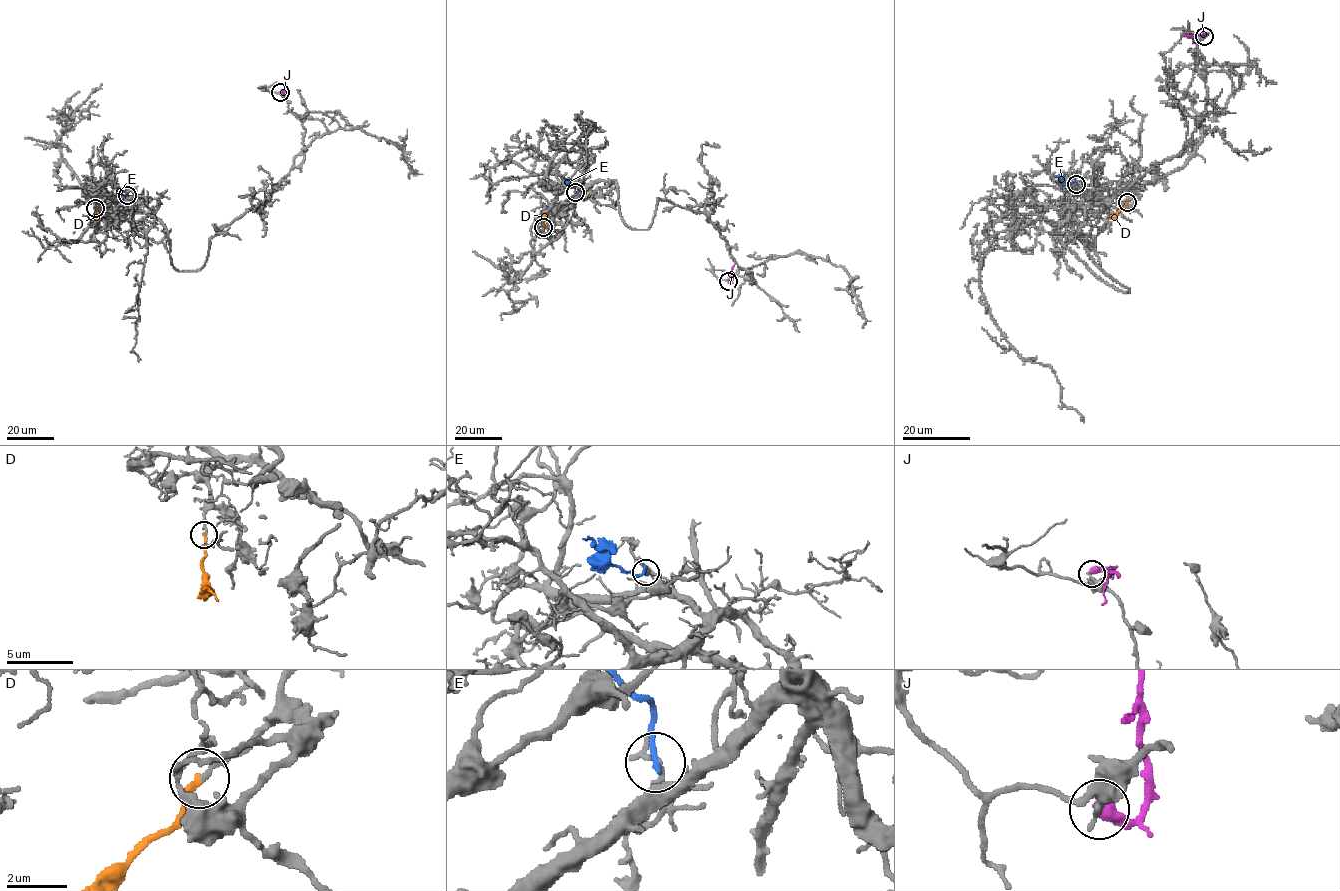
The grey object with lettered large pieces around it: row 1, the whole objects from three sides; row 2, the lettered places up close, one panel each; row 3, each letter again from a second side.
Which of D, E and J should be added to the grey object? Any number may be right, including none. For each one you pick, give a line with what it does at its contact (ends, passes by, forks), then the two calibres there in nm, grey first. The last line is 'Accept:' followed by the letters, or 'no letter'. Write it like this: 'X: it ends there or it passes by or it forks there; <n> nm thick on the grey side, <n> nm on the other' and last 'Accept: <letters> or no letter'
D: it ends there; 120 nm thick on the grey side, 240 nm on the other
Accept: D

